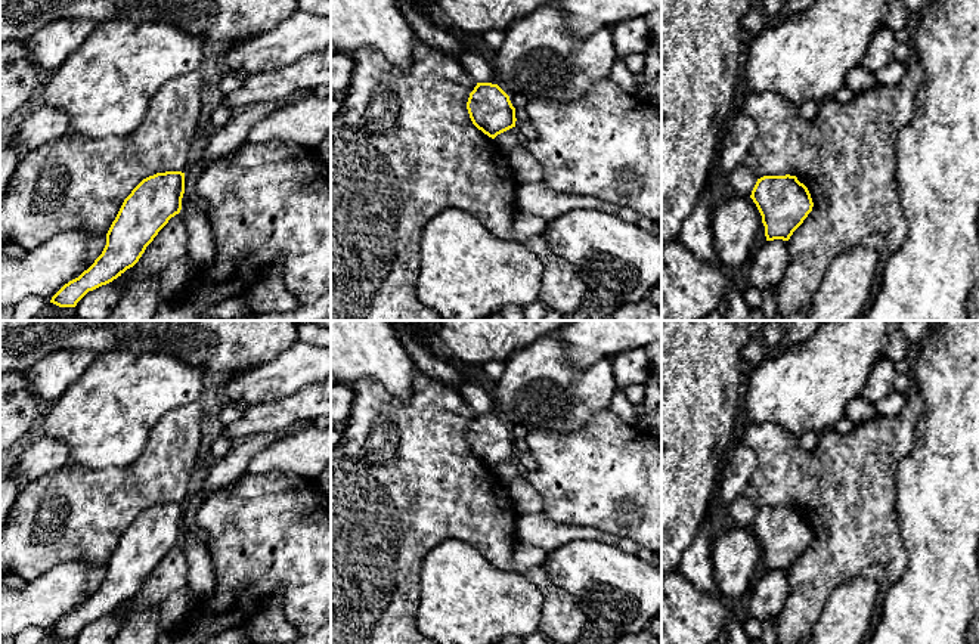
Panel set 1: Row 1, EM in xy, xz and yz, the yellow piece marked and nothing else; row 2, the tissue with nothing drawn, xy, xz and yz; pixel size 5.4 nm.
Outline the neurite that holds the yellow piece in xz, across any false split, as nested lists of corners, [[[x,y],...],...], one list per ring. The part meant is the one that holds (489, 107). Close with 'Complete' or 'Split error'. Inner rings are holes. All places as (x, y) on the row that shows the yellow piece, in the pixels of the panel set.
[[[477,83],[467,109],[473,124],[492,139],[515,127],[515,108],[498,84]]]. Complete

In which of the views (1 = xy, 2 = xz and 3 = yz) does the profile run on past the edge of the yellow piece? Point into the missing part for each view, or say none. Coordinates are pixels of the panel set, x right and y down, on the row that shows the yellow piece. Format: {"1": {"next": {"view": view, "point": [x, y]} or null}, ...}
{"1": {"next": null}, "2": {"next": null}, "3": {"next": null}}

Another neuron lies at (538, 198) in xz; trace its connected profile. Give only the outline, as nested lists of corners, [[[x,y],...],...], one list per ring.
[[[542,180],[518,186],[517,207],[526,213],[536,214],[548,222],[571,210],[608,211],[625,222],[636,225],[639,213],[629,207],[610,207],[605,201],[586,195],[567,195],[552,191]]]

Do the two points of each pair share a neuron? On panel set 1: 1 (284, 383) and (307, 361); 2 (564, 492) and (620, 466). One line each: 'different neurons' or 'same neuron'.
1: same neuron
2: same neuron

